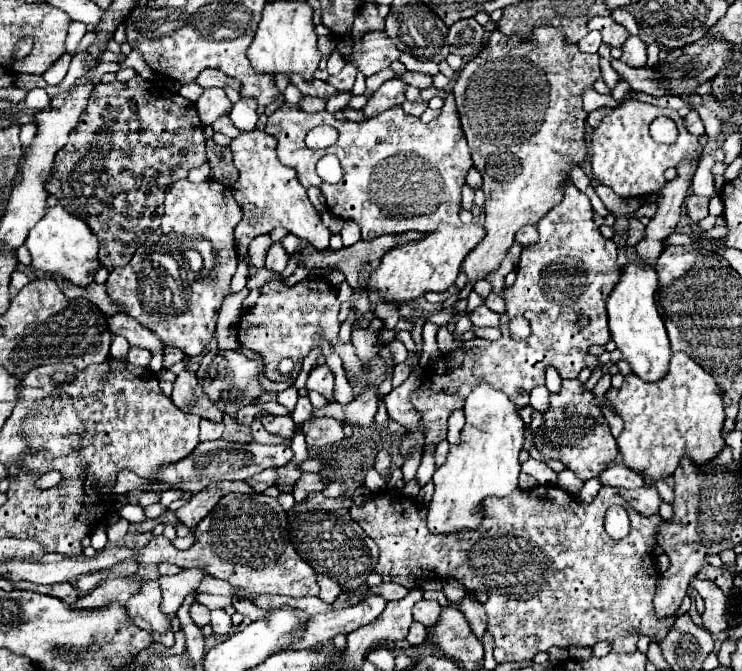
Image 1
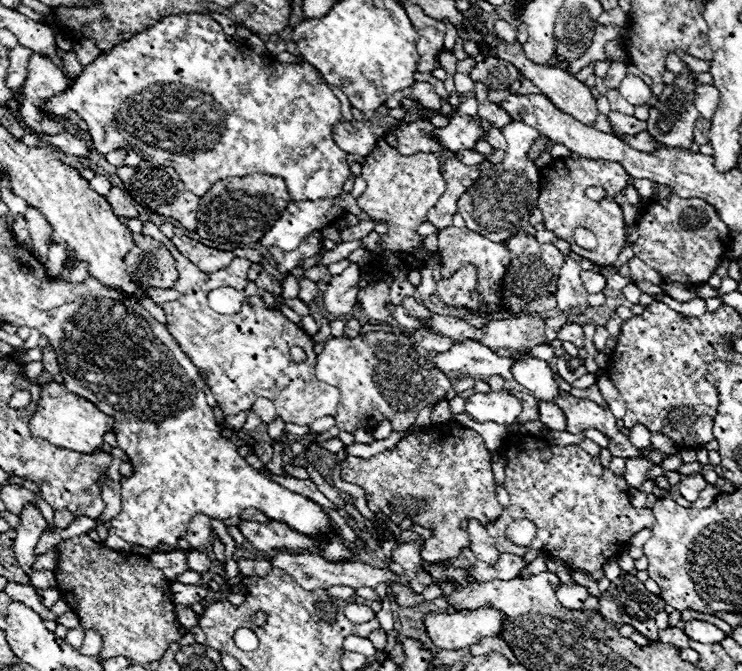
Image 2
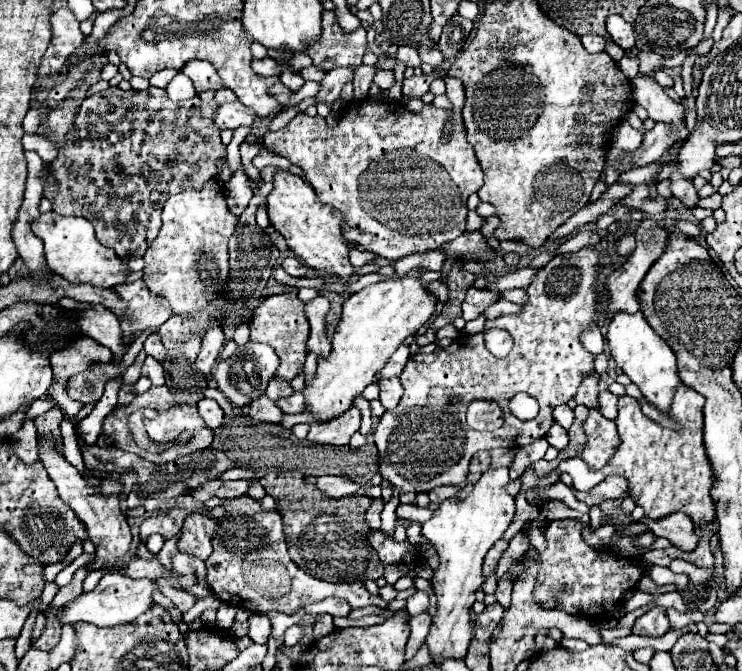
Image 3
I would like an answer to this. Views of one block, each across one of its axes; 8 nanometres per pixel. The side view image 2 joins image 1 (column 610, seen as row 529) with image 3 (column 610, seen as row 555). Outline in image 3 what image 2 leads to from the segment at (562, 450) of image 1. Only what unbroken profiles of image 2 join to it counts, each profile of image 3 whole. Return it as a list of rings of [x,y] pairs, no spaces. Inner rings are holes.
[[[588,410],[588,418],[582,428],[586,434],[586,444],[580,450],[578,458],[582,458],[588,468],[602,470],[618,448],[616,424],[612,420],[606,420],[598,410]]]

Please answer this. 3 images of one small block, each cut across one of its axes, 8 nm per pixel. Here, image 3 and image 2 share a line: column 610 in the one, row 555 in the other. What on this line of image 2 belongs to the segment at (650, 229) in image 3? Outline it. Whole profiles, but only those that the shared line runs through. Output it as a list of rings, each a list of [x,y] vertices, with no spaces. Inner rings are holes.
[[[276,552],[274,558],[270,558],[270,564],[274,568],[280,568],[282,572],[286,572],[288,576],[292,576],[304,590],[316,590],[316,588],[330,588],[330,586],[352,586],[352,588],[360,588],[360,586],[368,586],[368,588],[376,588],[380,582],[402,582],[404,586],[410,584],[408,576],[396,576],[394,572],[390,572],[388,568],[374,568],[370,564],[364,562],[348,562],[348,564],[328,564],[324,558],[304,552],[304,554],[290,554],[290,552]]]

